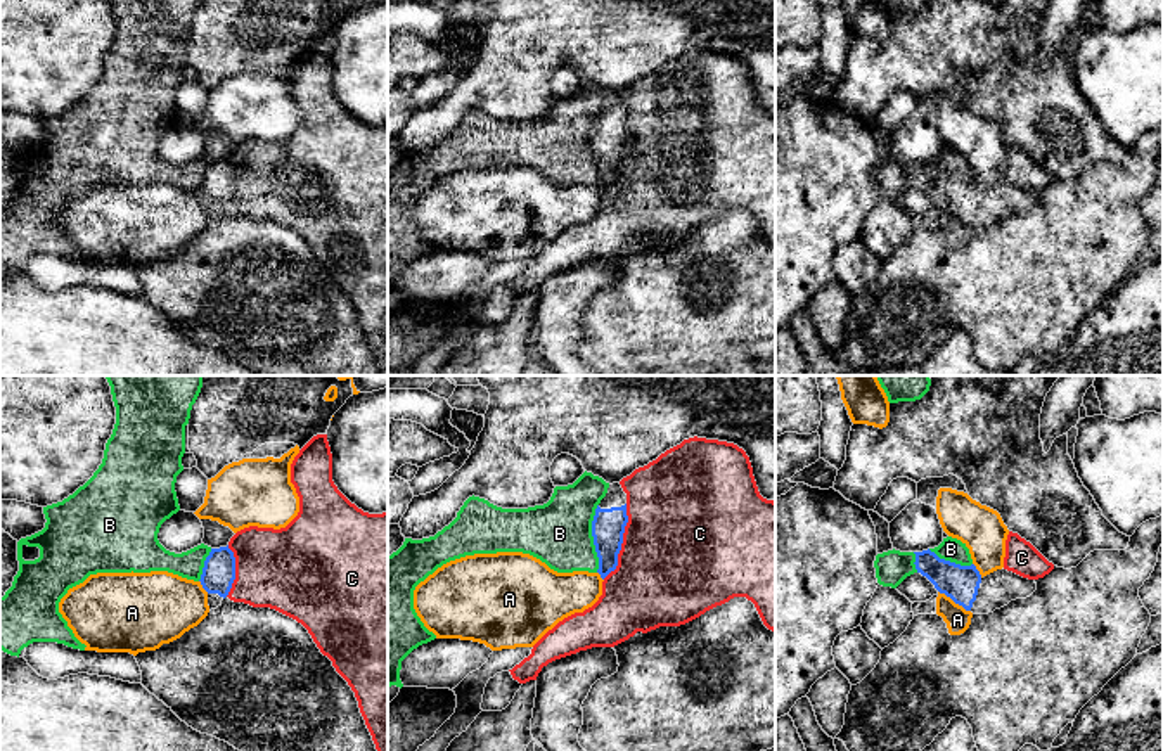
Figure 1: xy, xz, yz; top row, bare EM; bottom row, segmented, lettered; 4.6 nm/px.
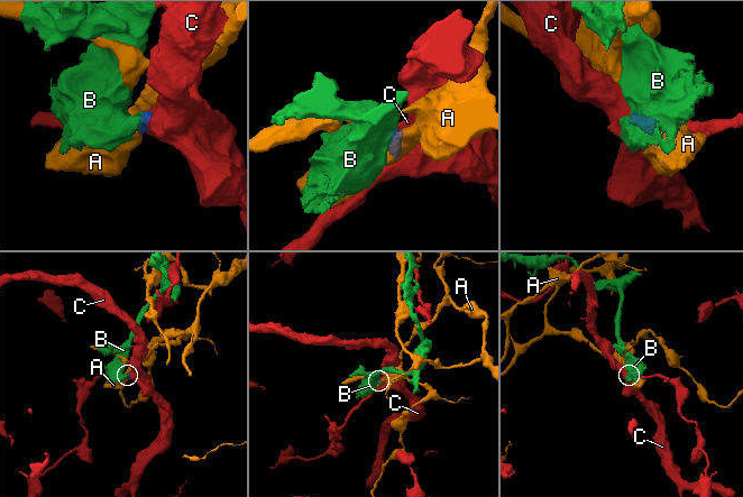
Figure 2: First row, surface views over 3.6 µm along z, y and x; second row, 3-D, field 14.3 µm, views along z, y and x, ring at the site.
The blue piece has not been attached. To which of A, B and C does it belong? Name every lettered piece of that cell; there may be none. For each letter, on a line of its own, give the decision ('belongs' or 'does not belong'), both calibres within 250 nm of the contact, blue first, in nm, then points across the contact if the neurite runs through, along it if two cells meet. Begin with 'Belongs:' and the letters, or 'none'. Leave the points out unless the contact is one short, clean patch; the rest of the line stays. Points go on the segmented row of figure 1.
Belongs: none
A: does not belong | 170/120 nm | along yz (938, 590), (970, 611)
B: does not belong | 160/300 nm | along xz (597, 504), (592, 521), (592, 544), (597, 558), (596, 571)
C: does not belong | 160/500 nm

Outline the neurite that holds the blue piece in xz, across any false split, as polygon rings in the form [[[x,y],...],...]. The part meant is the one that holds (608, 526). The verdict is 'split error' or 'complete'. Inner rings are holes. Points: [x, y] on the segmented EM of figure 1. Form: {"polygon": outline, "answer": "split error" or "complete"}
{"polygon": [[[613,483],[597,505],[592,521],[592,536],[599,557],[597,573],[602,580],[618,566],[626,523],[626,493],[620,483]]], "answer": "split error"}

